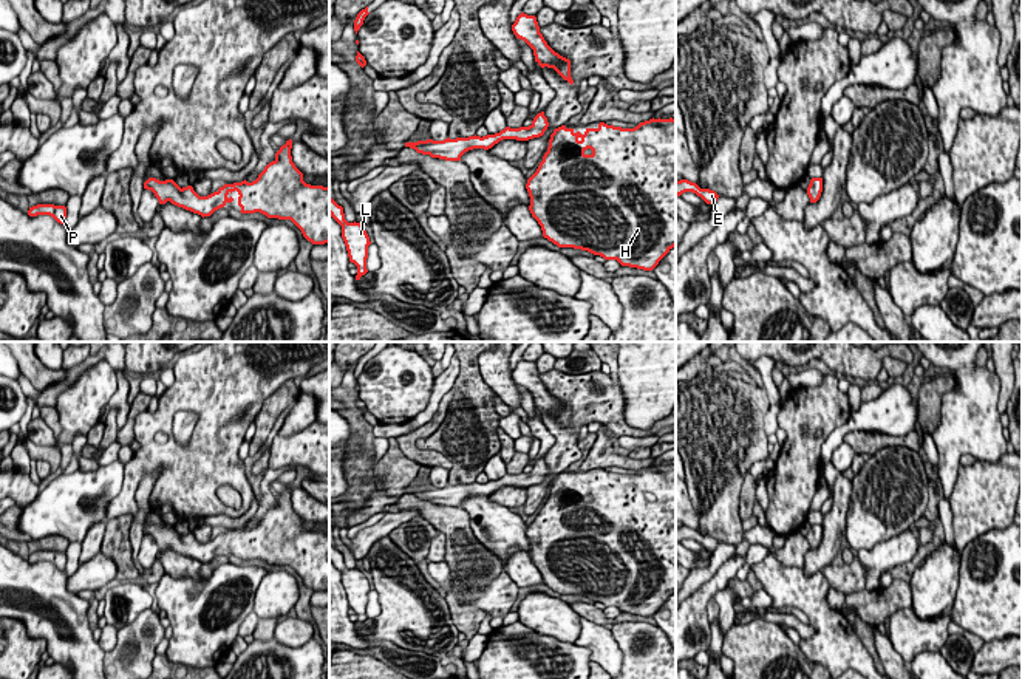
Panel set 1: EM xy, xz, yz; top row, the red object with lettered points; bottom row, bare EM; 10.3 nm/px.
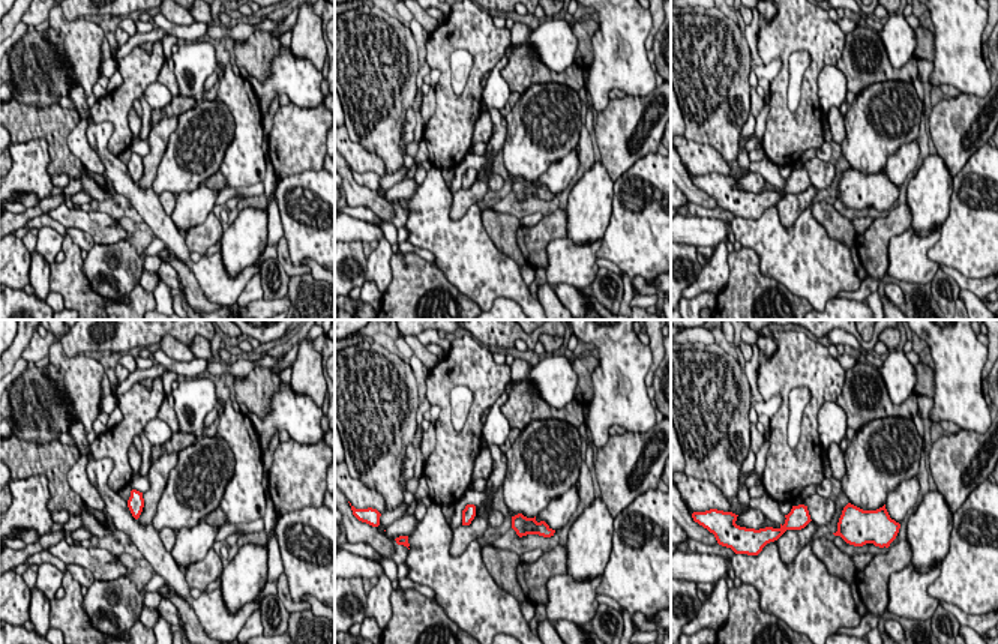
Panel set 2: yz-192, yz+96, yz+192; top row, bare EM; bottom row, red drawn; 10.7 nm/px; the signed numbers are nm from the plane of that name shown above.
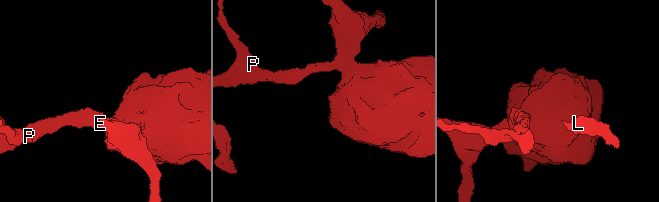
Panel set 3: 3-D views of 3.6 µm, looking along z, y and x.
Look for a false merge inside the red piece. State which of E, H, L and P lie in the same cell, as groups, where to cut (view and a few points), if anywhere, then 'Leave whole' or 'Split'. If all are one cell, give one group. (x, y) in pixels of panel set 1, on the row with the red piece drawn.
Groups: E H L P. No split. Leave whole

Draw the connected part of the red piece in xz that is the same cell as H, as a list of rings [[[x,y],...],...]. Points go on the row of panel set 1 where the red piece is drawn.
[[[649,119],[634,128],[600,122],[581,135],[561,125],[554,130],[547,152],[527,179],[529,210],[543,237],[558,247],[574,247],[617,260],[622,266],[652,271],[676,246],[676,119]]]

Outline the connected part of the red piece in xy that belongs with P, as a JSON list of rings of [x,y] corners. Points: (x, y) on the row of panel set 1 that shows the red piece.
[[[37,204],[37,206],[29,207],[28,215],[29,217],[49,215],[57,223],[65,224],[66,207],[65,206],[54,206],[54,204]]]

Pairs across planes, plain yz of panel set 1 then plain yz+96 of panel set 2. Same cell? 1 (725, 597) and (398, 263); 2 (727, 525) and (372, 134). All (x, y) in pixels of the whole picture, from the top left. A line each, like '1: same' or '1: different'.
1: different
2: same

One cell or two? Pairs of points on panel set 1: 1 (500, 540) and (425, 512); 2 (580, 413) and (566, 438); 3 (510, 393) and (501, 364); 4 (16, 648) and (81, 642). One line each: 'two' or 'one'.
1: two
2: one
3: one
4: two

